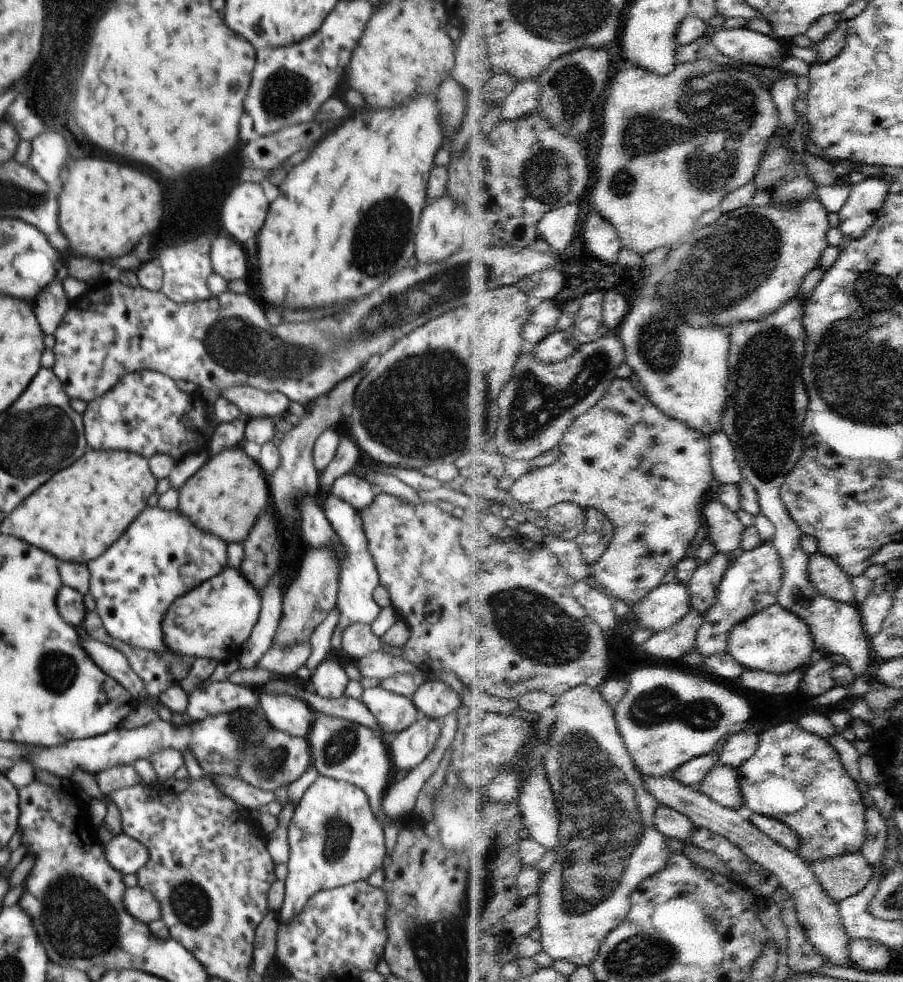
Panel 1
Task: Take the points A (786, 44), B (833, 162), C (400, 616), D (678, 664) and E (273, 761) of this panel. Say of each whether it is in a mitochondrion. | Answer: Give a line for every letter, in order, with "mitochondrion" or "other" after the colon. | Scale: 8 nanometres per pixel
A: other
B: other
C: other
D: other
E: mitochondrion

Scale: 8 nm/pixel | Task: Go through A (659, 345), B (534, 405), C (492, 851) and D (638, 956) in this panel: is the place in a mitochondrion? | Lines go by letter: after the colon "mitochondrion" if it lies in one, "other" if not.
A: mitochondrion
B: mitochondrion
C: mitochondrion
D: mitochondrion

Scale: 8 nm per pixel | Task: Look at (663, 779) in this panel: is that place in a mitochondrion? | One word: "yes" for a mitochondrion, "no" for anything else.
no

